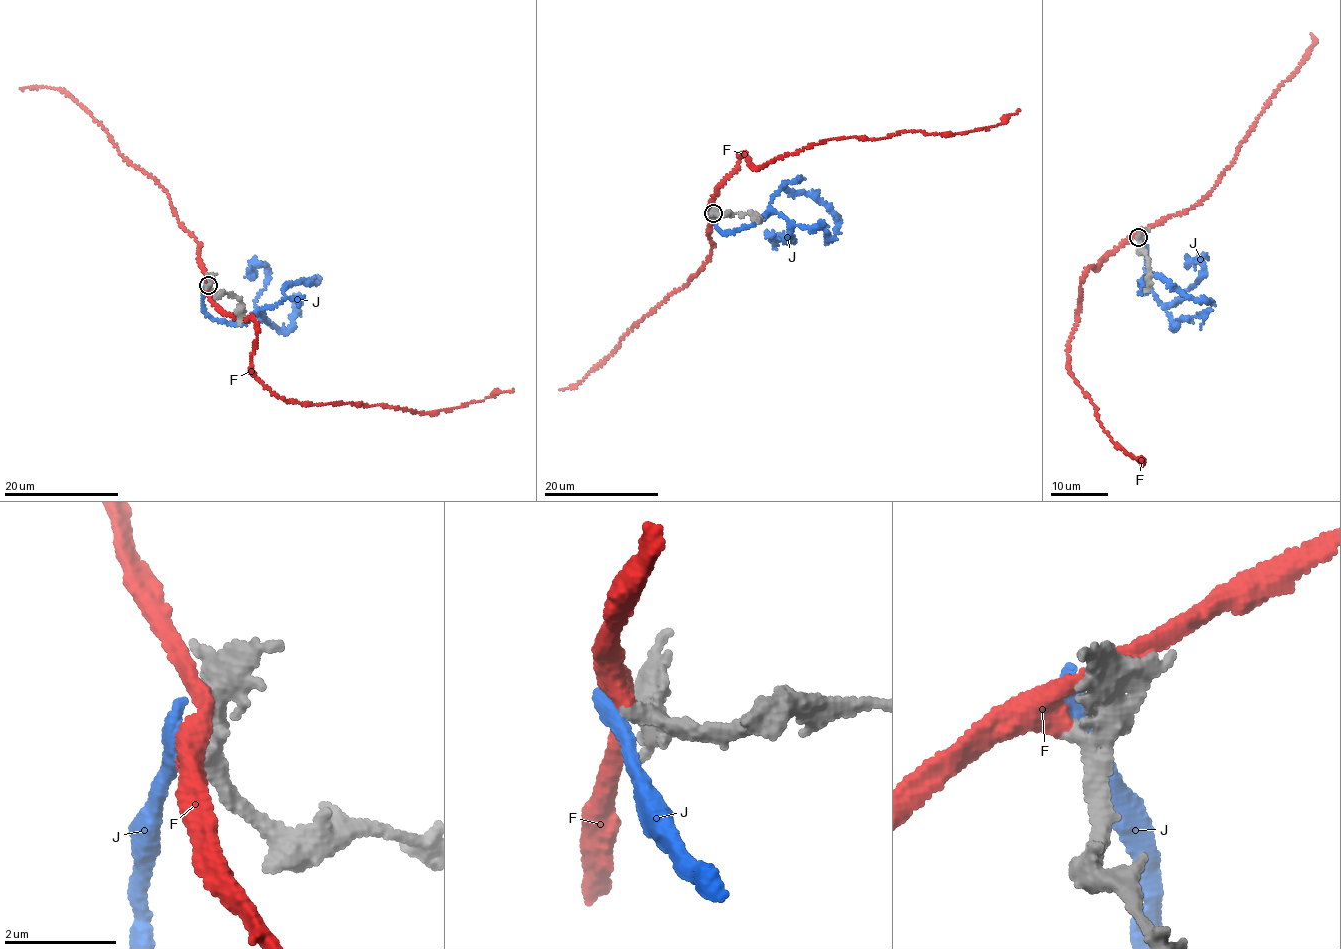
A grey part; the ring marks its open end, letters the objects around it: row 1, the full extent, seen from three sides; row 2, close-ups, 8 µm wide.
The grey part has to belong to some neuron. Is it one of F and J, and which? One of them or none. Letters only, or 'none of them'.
F

